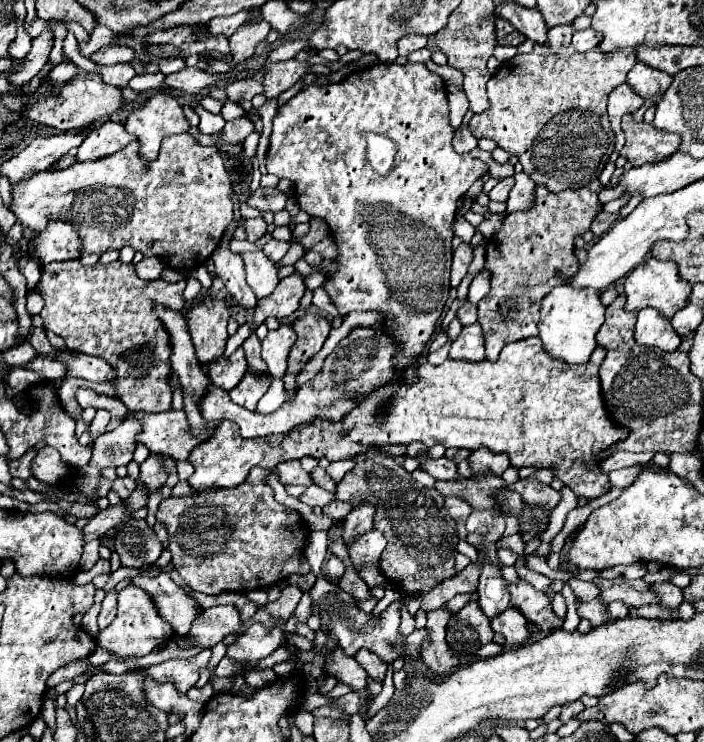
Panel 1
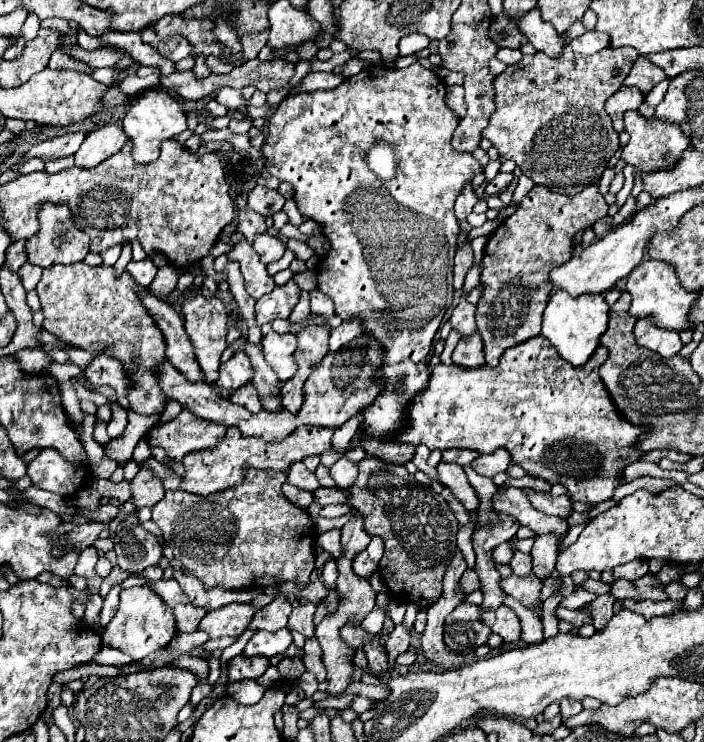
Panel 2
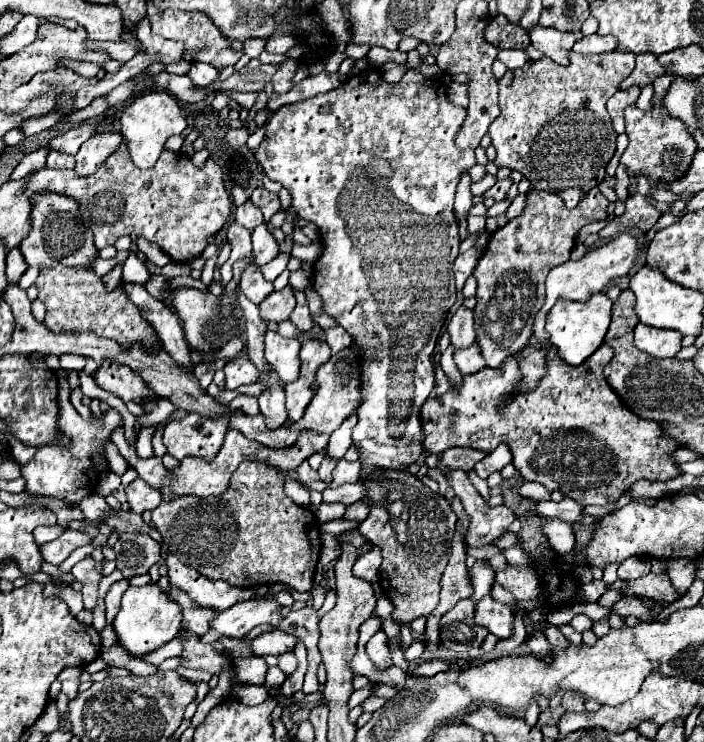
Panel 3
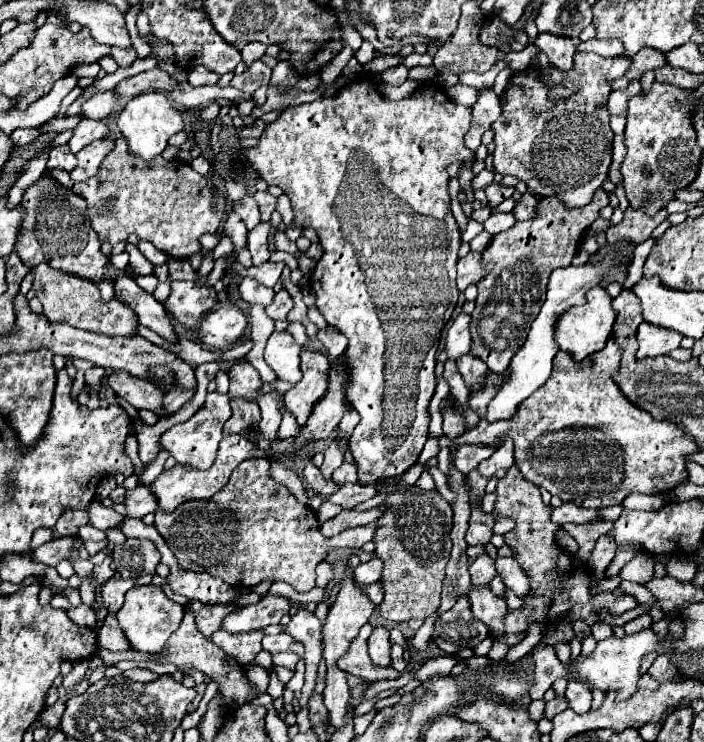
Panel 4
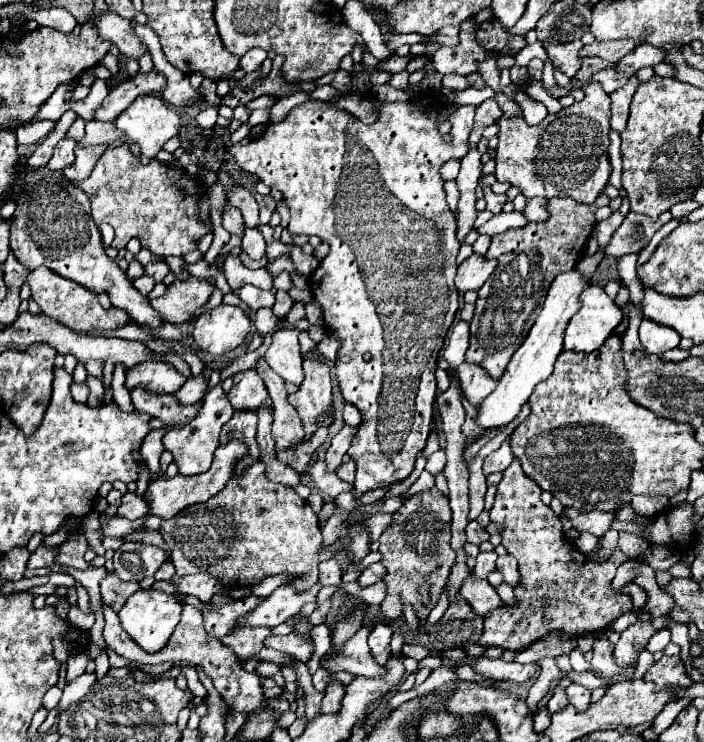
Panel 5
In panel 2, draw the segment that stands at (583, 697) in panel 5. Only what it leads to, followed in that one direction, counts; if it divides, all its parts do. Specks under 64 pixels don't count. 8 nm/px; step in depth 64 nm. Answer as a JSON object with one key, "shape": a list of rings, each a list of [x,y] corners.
{"shape":[[[562,700],[560,702],[560,716],[566,720],[568,716],[572,714],[578,714],[582,710],[582,704],[580,702],[574,702],[574,700]]]}

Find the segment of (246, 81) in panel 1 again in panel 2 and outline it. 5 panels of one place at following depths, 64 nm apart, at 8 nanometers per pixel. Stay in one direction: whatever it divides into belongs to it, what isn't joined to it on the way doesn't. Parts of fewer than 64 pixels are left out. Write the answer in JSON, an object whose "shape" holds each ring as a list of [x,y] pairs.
{"shape":[[[246,86],[246,88],[238,88],[238,90],[234,90],[234,88],[222,88],[218,94],[216,94],[216,100],[220,102],[220,104],[224,104],[226,108],[238,108],[238,110],[244,110],[244,106],[246,106],[246,102],[252,98],[252,94],[256,92],[256,88],[254,86]]]}

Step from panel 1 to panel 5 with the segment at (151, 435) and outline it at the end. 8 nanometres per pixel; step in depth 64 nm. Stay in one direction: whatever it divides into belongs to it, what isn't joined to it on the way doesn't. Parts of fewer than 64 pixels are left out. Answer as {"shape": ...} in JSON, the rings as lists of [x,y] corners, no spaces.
{"shape":[[[218,384],[216,388],[212,388],[206,394],[206,402],[202,404],[200,412],[196,414],[196,420],[190,420],[184,428],[170,428],[166,432],[162,442],[164,442],[164,448],[174,454],[174,462],[178,464],[180,474],[194,476],[194,474],[206,472],[210,468],[212,458],[214,458],[214,450],[220,444],[218,442],[220,430],[232,418],[232,414],[234,414],[234,408],[232,408],[232,404],[228,404],[228,398],[226,398],[226,394],[222,392],[222,388]]]}

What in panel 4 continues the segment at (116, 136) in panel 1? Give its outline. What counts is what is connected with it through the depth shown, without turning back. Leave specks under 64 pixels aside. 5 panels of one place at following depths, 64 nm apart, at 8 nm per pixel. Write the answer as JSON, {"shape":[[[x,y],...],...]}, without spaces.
{"shape":[[[108,138],[108,140],[94,140],[92,144],[84,146],[84,148],[76,154],[78,166],[70,172],[70,178],[72,178],[74,182],[92,178],[92,176],[98,172],[104,156],[106,156],[108,152],[112,152],[114,144],[116,144],[116,142],[114,142],[112,138]]]}

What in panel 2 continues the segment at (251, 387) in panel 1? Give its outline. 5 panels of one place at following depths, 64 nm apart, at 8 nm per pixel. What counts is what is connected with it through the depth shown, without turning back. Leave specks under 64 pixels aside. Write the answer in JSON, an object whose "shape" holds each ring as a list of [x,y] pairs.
{"shape":[[[252,382],[244,384],[242,388],[238,388],[238,390],[230,396],[230,400],[232,400],[232,404],[240,404],[240,406],[248,408],[248,412],[252,412],[252,414],[256,414],[256,412],[262,410],[258,392],[256,392],[256,388],[254,388]]]}

